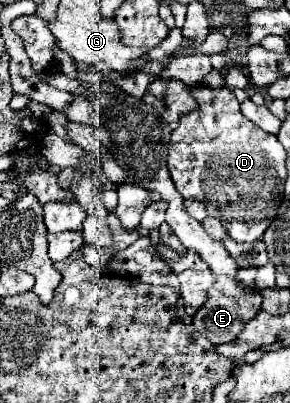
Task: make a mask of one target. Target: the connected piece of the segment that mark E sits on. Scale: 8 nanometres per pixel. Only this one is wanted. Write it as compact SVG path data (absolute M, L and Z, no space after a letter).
M222 277L208 291L208 301L204 303L202 309L196 311L192 325L198 333L202 333L214 345L230 343L238 337L238 333L244 329L244 325L250 319L254 319L254 315L260 311L260 301L262 301L262 297L258 293L244 293L244 289L240 289L240 285L236 285L236 281Z

